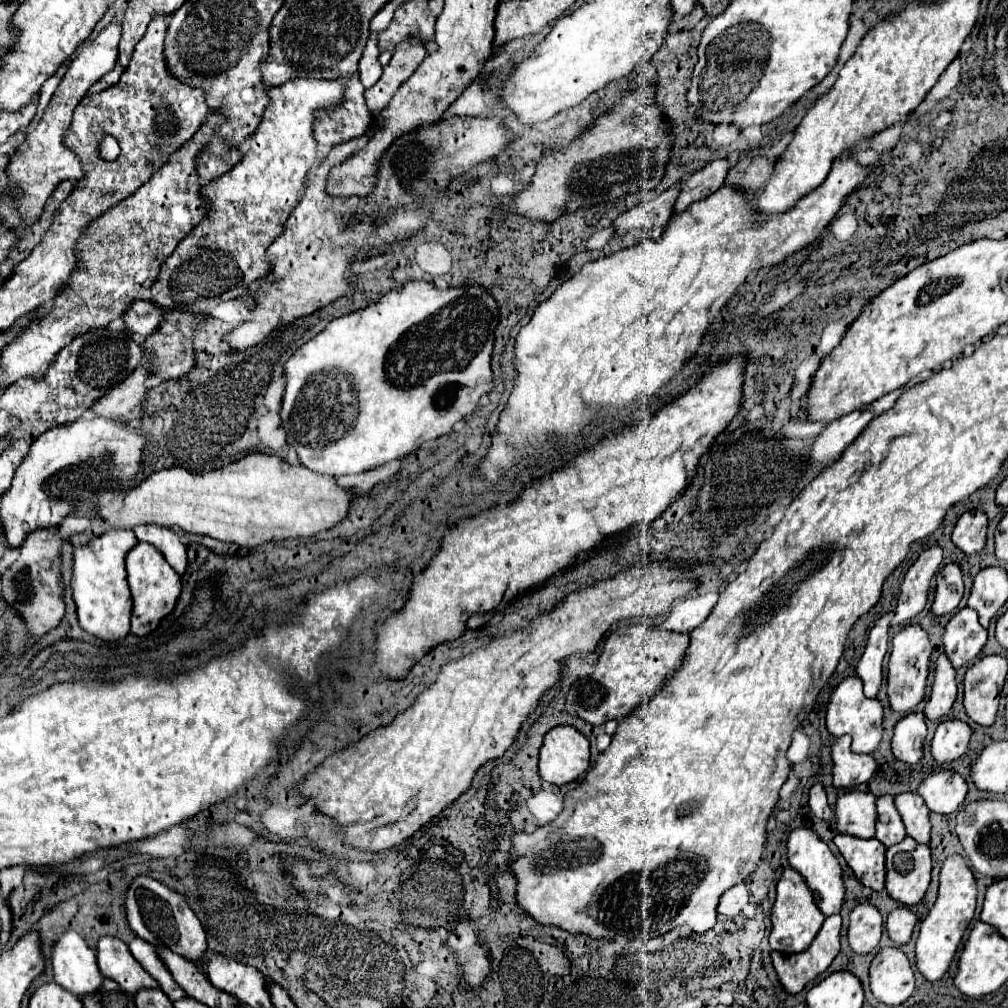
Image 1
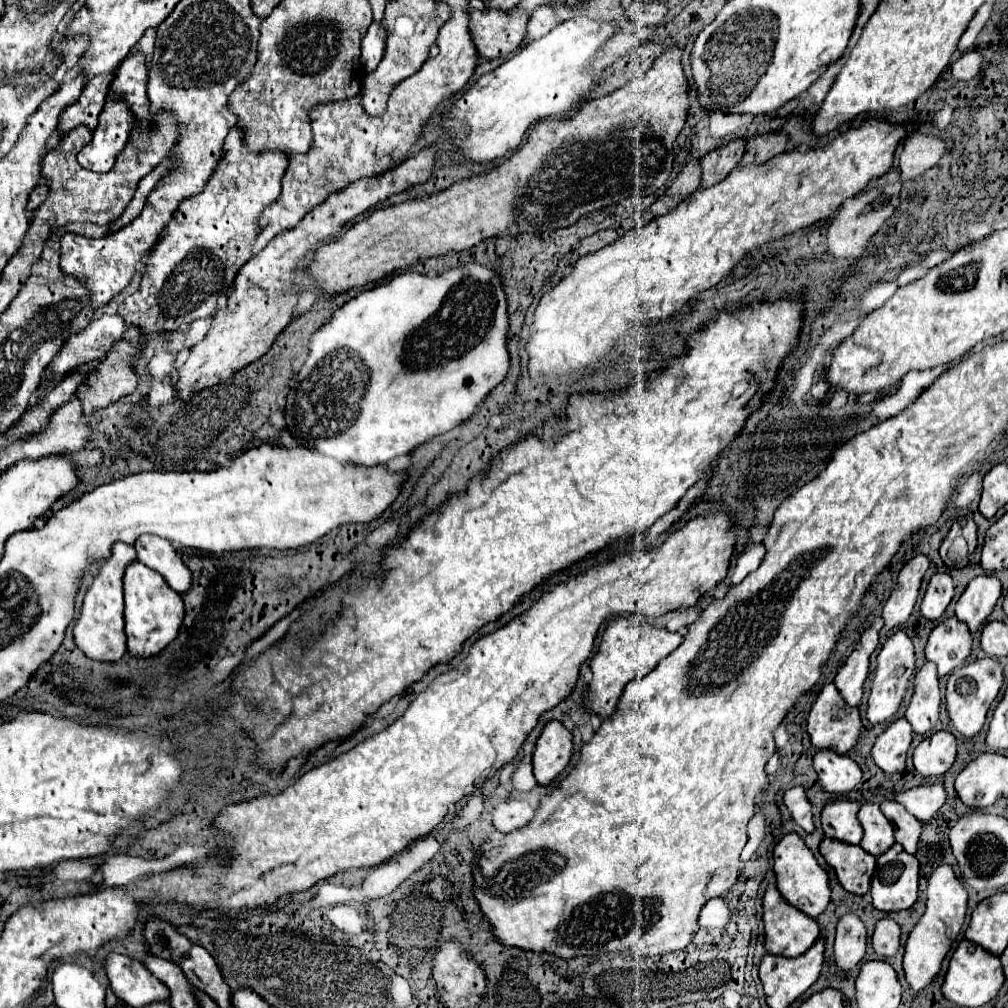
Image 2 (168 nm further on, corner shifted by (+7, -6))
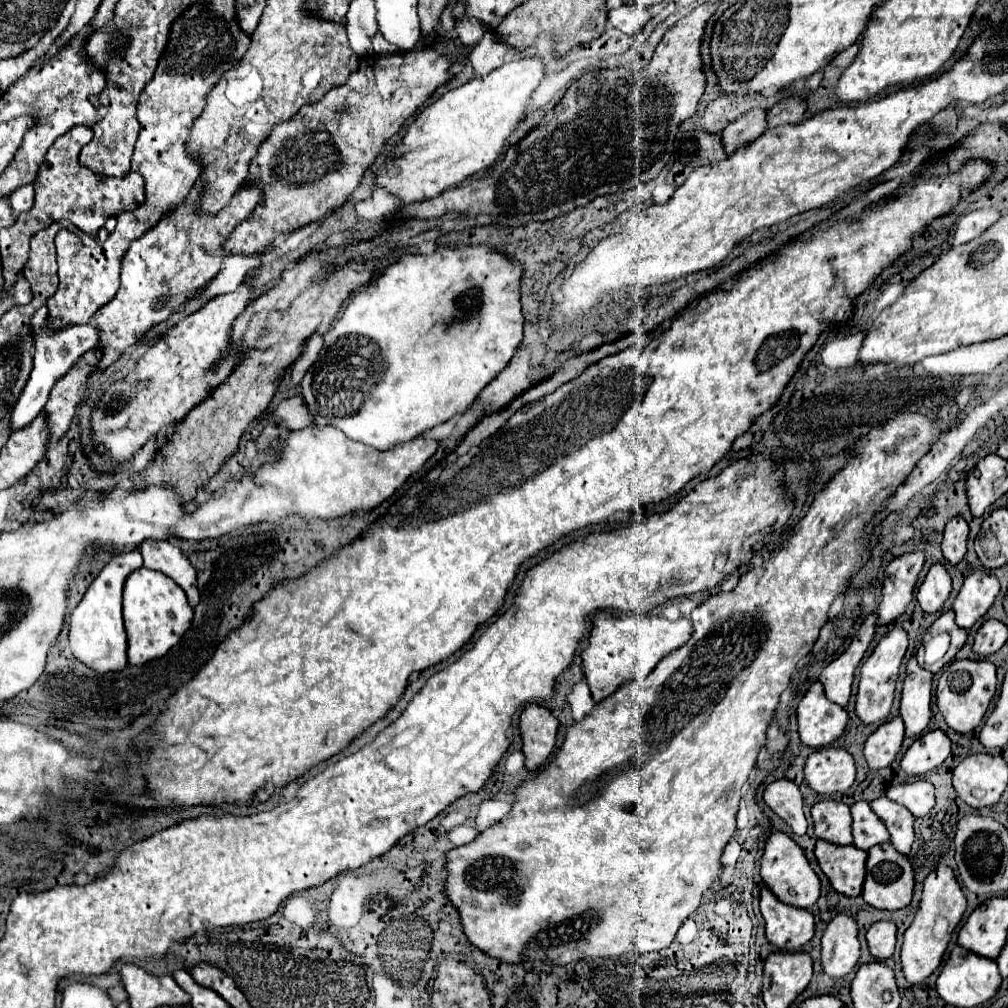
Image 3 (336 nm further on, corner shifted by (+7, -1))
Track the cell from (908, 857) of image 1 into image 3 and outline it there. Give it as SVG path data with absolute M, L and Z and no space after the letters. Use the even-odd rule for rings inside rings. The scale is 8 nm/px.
M881 843L871 847L871 851L867 851L869 859L867 859L867 875L865 875L865 883L863 883L863 899L875 907L875 909L887 909L887 911L897 911L903 909L911 903L911 895L913 895L913 867L907 859L907 855L895 851L895 847L891 843Z

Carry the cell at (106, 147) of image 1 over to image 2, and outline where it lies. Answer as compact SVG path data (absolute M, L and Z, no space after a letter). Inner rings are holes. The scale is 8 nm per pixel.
M109 90L105 108L99 116L99 126L93 132L93 140L77 156L79 164L91 172L109 172L119 152L123 152L127 144L131 128L135 128L135 116L131 116L131 108L115 100Z

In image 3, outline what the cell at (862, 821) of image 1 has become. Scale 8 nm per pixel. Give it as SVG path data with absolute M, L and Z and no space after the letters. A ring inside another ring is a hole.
M819 801L811 809L811 817L815 823L815 835L829 843L851 845L851 811L849 805L841 801Z

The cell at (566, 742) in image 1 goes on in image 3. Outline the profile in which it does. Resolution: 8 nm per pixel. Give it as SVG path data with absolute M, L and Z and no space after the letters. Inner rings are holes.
M527 705L521 715L521 735L523 753L527 757L527 769L537 771L547 763L555 749L559 721L549 709L541 705Z

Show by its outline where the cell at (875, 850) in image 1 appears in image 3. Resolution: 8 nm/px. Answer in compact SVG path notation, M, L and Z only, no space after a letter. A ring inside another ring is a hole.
M817 841L815 857L829 877L835 891L857 897L865 881L867 853L855 845L833 845L827 841Z

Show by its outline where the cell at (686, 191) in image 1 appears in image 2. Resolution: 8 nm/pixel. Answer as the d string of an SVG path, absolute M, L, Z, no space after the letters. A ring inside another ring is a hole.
M735 138L733 142L711 150L705 158L701 158L703 164L703 180L701 186L709 188L713 184L717 184L719 180L723 180L743 158L745 152L745 140L743 138Z

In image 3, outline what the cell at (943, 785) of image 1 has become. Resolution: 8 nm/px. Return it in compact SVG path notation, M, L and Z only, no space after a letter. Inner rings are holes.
M915 781L891 787L887 797L905 805L915 817L925 817L935 805L935 787L929 781Z

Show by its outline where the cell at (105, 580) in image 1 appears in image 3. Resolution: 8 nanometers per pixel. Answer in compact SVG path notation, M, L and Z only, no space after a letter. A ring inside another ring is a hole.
M139 551L113 555L113 559L93 579L77 609L71 613L71 625L69 625L71 651L79 661L83 661L87 667L95 671L101 673L121 671L127 665L127 635L121 617L121 591L127 575L139 569L141 565L143 559Z

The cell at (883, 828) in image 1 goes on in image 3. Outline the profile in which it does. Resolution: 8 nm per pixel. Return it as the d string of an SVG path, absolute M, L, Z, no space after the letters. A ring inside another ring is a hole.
M857 801L851 805L853 815L853 845L869 851L873 845L879 845L889 839L885 823L875 815L871 805L867 801Z

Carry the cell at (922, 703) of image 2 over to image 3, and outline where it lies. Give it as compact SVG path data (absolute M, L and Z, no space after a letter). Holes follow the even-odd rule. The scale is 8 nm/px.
M915 657L907 663L907 677L903 681L903 693L901 693L901 717L905 721L905 735L917 737L921 735L931 717L931 681L933 673L923 669Z

